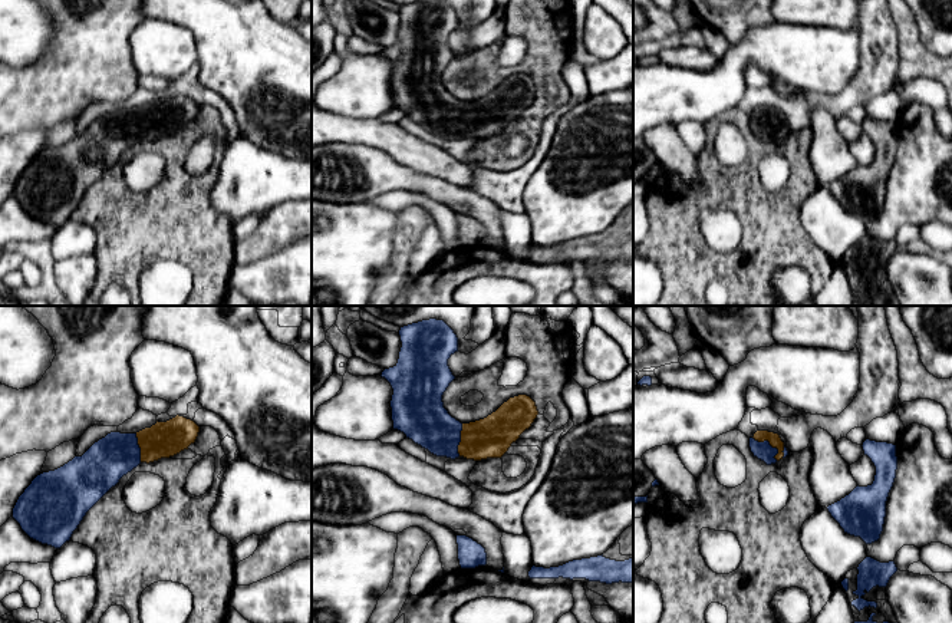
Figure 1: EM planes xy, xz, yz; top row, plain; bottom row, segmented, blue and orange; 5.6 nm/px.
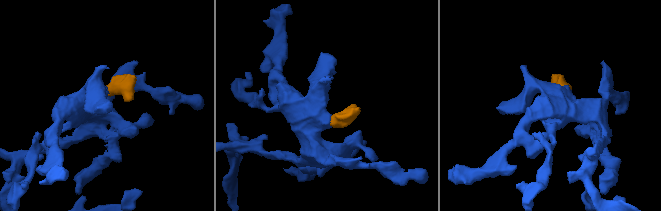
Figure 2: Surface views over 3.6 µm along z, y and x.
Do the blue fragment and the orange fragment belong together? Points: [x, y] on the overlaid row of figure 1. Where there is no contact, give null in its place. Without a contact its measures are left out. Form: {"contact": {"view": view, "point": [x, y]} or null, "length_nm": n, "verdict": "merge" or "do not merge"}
{"contact": {"view": "yz", "point": [768, 444]}, "length_nm": 190, "verdict": "merge"}

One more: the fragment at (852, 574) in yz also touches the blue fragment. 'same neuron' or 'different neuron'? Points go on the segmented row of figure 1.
same neuron

